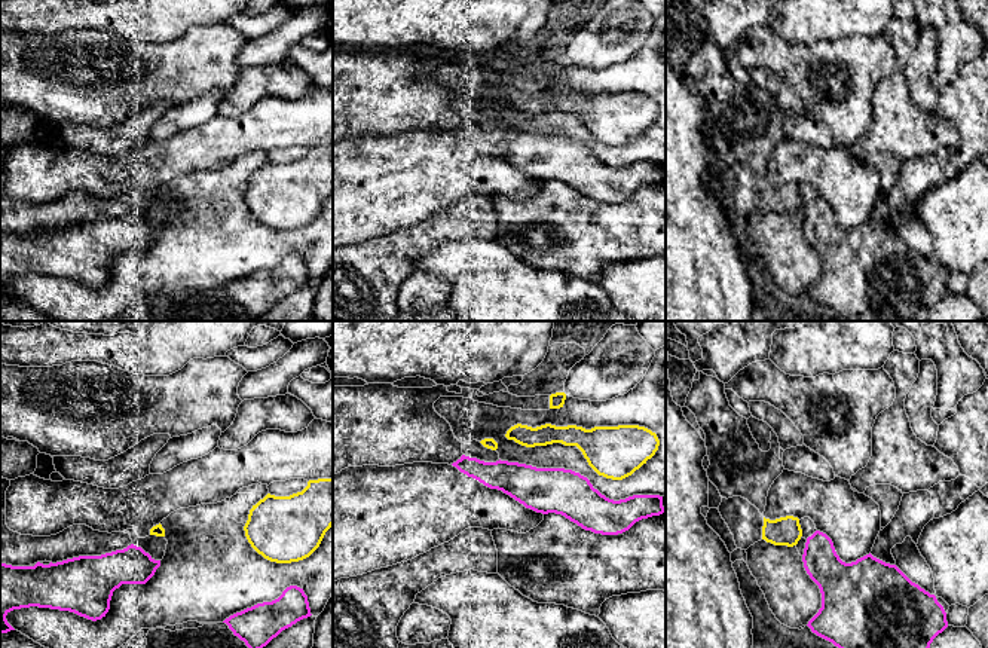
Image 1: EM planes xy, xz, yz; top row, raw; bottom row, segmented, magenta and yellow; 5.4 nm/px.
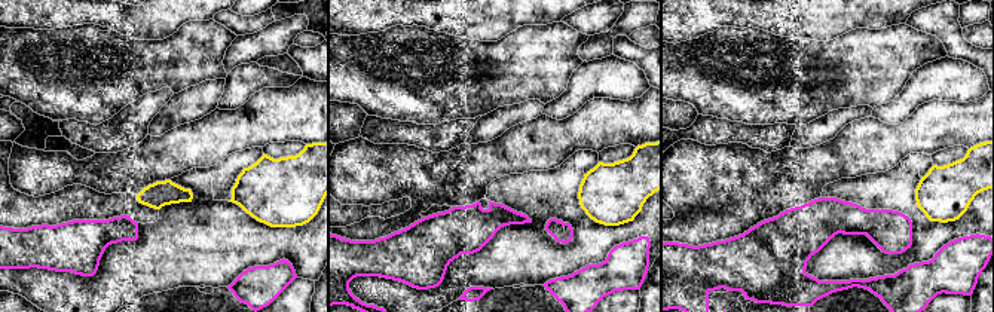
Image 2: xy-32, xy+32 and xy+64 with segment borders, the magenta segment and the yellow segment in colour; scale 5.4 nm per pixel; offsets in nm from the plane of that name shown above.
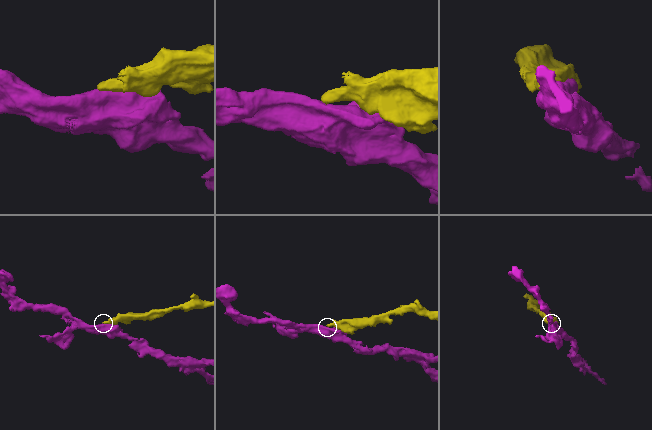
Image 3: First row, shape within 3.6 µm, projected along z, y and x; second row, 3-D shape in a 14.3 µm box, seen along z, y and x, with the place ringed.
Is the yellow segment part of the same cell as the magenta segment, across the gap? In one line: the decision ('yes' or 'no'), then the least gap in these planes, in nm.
no | 40 nm

